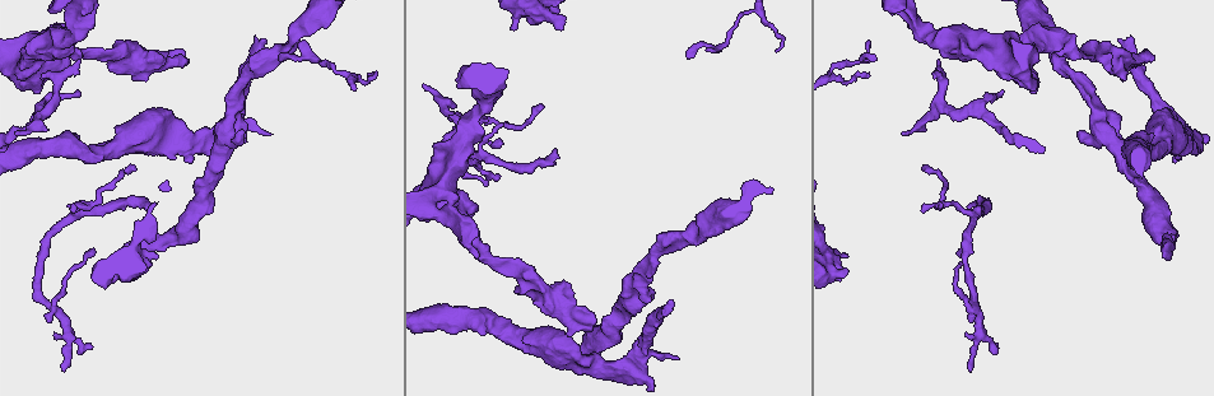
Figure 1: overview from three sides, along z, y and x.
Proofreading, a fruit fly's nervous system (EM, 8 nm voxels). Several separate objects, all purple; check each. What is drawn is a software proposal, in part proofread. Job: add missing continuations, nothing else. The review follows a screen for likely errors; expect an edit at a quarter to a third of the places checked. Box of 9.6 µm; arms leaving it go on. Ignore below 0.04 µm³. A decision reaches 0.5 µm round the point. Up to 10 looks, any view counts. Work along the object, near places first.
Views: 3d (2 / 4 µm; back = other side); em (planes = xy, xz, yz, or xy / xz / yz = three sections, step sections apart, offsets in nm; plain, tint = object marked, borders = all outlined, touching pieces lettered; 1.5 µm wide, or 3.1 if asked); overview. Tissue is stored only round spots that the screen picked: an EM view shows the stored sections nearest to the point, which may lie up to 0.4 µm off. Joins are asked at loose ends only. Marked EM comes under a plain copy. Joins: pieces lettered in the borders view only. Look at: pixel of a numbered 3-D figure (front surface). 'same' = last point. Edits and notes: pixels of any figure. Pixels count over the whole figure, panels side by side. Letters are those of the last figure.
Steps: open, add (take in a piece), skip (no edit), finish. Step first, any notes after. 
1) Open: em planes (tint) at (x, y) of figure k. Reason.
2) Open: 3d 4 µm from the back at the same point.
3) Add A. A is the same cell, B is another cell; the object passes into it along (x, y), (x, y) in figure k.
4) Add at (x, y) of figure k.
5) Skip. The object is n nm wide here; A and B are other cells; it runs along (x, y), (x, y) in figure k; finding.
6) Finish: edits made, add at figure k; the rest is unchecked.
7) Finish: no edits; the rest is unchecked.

Open: 3d 2 µm at (1164, 256) of figure 1. Long arm stops here.

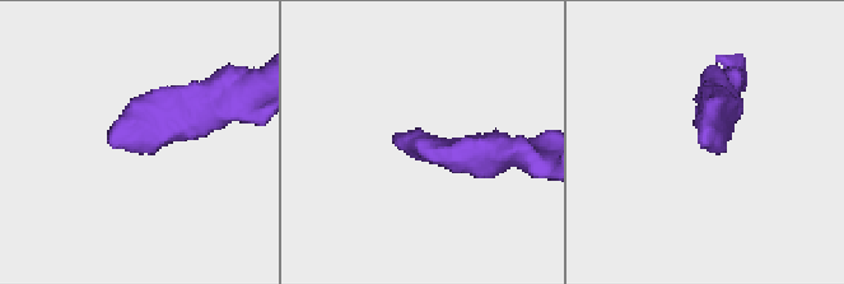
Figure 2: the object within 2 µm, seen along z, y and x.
Open: em planes (borders) at (700, 143) of figure 2. Shape alone is not enough.

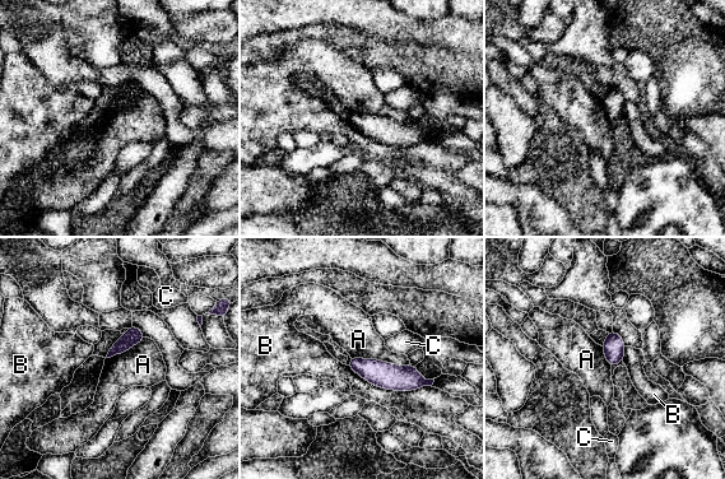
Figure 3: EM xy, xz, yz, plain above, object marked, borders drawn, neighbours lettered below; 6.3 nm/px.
Skip. The object is 110 nm wide here; A, B and C are other cells; none of them fits.

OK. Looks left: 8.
Open: 3d 4 µm at (72, 210) of figure 1. Thin end.

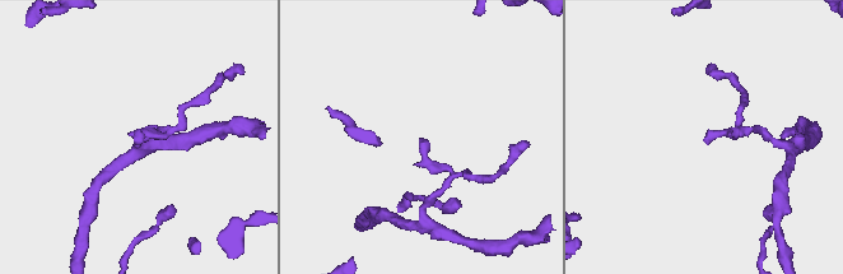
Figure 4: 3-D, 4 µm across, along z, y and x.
Open: em planes (borders) at (137, 144) of figure 4.

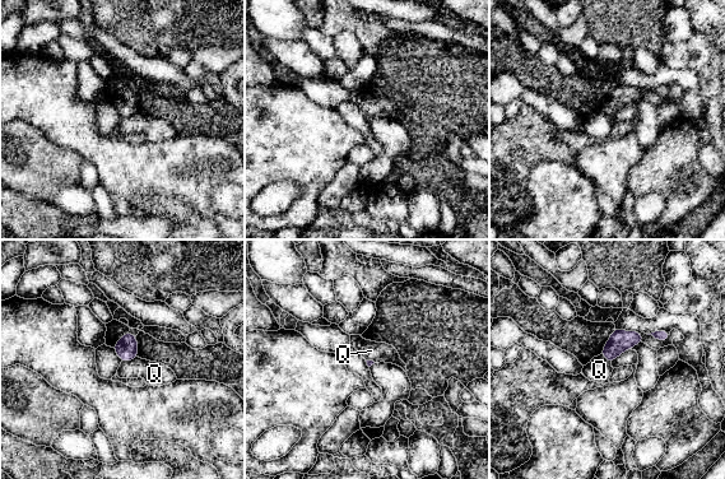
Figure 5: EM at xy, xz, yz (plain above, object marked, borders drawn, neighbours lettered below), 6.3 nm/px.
Skip. Q is another cell; a border runs along (138, 356), (121, 362) in figure 5; no lettered piece goes on from it.

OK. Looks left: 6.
Open: 3d 2 µm at (498, 177) of figure 1. Branch stops here.

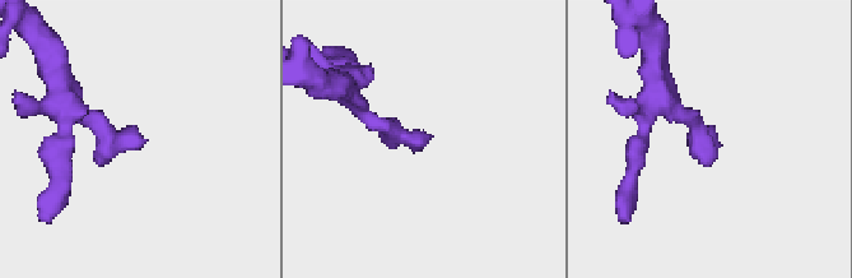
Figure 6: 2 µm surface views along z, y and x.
Open: em planes (borders) at (143, 144) of figure 6.

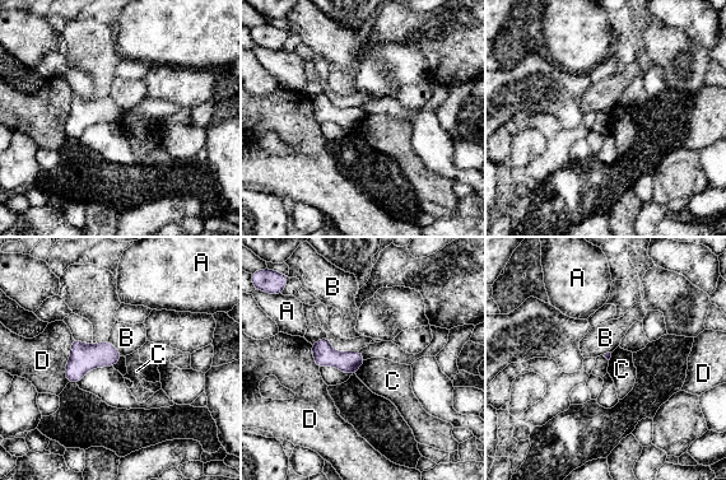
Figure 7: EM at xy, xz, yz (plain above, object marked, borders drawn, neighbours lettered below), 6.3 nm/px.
Skip. A, B, C and D are other cells; a border runs along (367, 359), (354, 373) in figure 7; none of them fits.

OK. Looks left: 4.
Open: 3d 4 µm from the back at (846, 271) of figure 1. Free end.

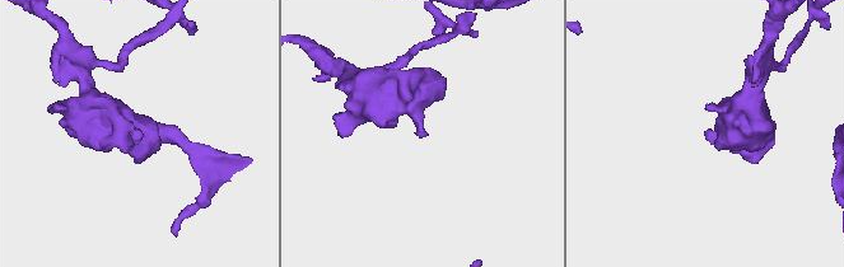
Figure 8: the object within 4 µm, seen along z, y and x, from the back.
Open: em planes (tint) at (709, 132) of figure 8. Now the EM.

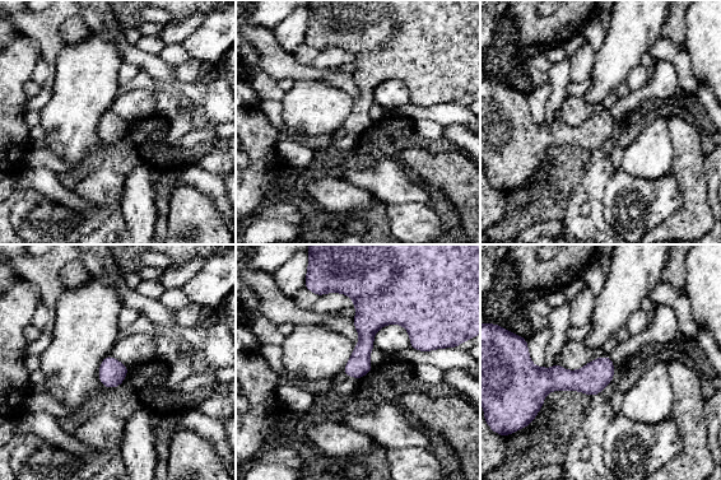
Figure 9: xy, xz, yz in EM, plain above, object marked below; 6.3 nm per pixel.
Open: em planes (borders) at the same point.

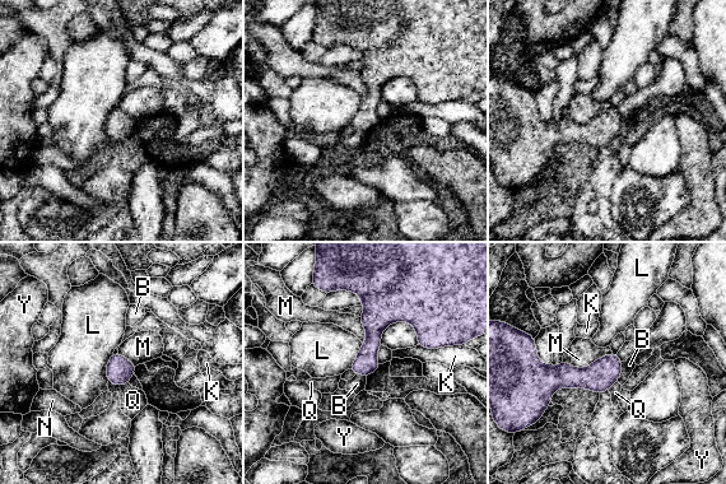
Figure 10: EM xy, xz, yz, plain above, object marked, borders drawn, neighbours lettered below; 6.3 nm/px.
Skip. The object is 150 nm wide here; B, K, L, M, N, Q and Y are other cells; a border runs along (612, 352), (585, 367), (563, 361) in figure 10; none of them fits.

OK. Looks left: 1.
Finish: no edits; the rest is unchecked.

